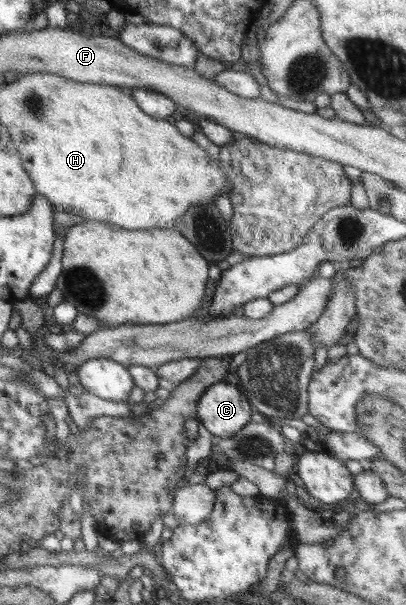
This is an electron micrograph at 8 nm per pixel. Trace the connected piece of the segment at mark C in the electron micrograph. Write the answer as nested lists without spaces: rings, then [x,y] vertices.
[[[211,385],[198,402],[196,416],[213,436],[229,438],[242,431],[251,420],[253,408],[236,385]]]

